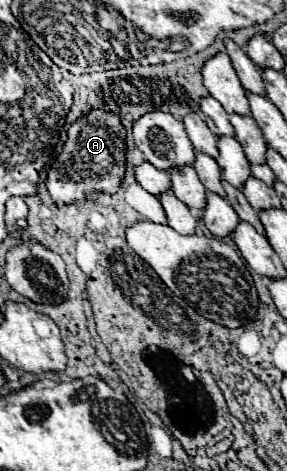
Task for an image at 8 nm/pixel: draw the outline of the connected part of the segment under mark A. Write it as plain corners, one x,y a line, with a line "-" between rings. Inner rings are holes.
92,108
68,128
68,140
64,142
62,152
50,164
44,184
52,200
76,202
100,192
108,194
118,192
124,172
126,172
126,128
120,122
120,114

